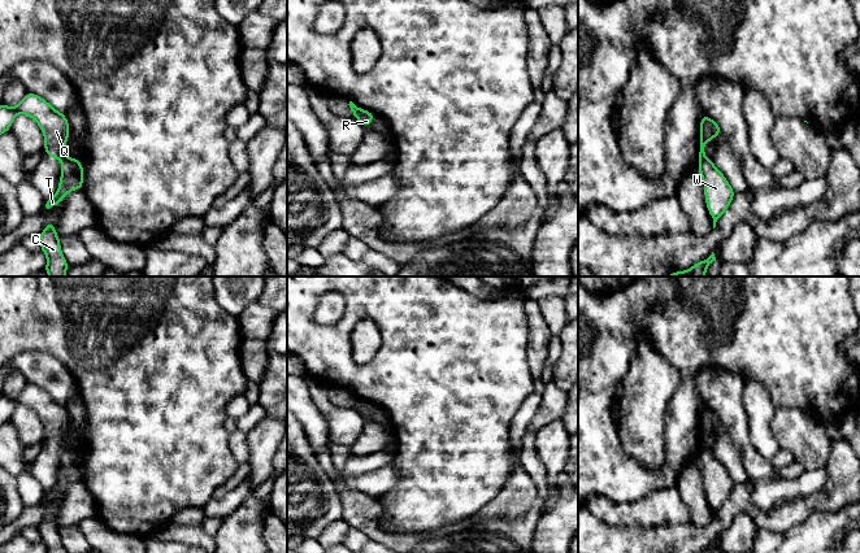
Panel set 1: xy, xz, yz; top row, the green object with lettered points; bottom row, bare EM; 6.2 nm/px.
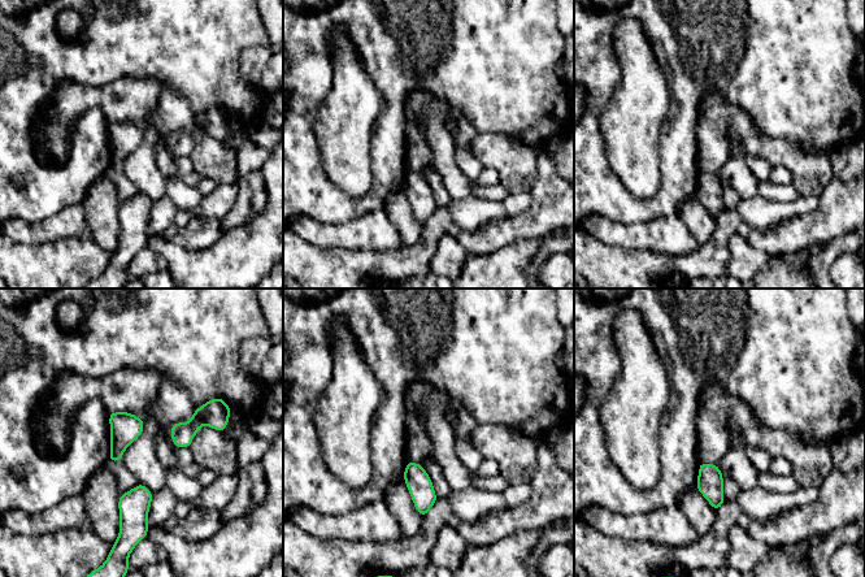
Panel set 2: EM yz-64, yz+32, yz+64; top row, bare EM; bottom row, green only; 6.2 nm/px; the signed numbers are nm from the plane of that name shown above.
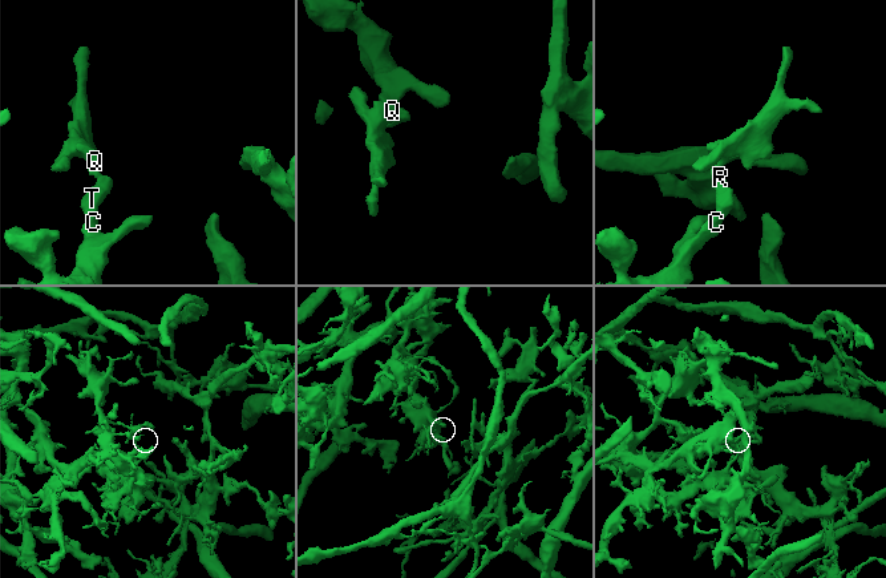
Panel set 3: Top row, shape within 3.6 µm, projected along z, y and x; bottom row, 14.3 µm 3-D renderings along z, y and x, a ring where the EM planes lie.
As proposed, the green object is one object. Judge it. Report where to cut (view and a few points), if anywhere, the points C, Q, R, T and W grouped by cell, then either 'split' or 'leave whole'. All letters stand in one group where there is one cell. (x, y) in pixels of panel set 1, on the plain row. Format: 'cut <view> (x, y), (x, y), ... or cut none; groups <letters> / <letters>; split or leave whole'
cut yz (707, 448), (699, 453); groups C R T W / Q; split

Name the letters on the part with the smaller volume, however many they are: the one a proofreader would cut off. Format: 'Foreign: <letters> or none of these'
Foreign: Q

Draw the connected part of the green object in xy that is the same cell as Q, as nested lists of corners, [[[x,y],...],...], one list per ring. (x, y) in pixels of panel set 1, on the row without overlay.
[[[26,383],[14,399],[0,395],[0,426],[10,421],[18,404],[29,406],[38,414],[44,426],[44,443],[48,448],[55,448],[61,453],[69,449],[65,443],[70,426],[66,405],[57,402],[43,388]]]

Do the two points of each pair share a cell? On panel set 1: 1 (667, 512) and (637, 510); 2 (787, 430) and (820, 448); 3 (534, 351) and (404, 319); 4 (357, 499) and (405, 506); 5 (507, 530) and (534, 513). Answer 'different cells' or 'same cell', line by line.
1: same cell
2: same cell
3: different cells
4: different cells
5: same cell

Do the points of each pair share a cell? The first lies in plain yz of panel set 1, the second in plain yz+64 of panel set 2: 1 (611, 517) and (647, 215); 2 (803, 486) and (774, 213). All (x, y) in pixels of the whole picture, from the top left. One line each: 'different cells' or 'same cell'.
1: different cells
2: same cell

